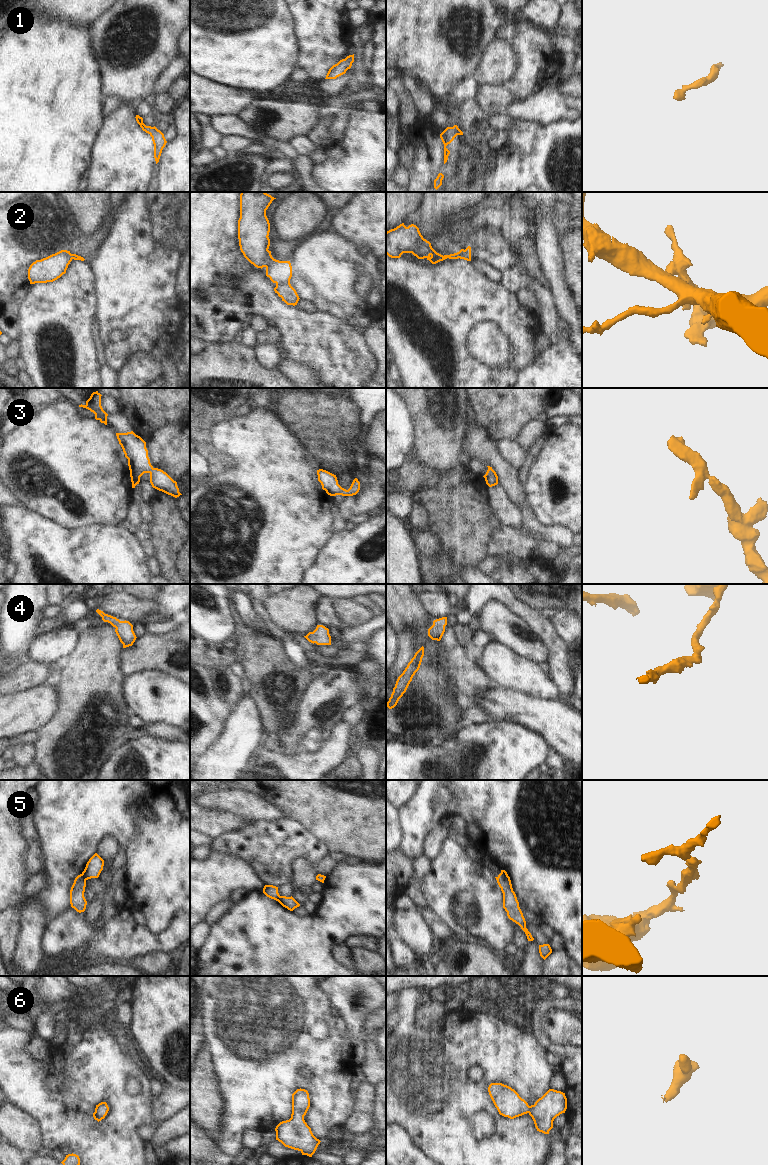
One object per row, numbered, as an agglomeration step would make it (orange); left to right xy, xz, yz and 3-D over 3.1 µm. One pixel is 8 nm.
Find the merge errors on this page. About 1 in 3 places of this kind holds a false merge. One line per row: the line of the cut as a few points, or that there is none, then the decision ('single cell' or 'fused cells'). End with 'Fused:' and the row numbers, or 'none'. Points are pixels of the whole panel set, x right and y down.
1: cut none; single cell
2: cut xz (268, 250), (268, 259), (265, 266); fused cells
3: cut none; single cell
4: cut none; single cell
5: cut xy (81, 874), (86, 879); fused cells
6: cut none; single cell
Fused: 2, 5

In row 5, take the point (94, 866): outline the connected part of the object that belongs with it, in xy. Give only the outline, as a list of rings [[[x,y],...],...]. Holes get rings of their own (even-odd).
[[[95,853],[87,862],[82,875],[86,878],[86,880],[98,878],[103,870],[103,866],[104,860],[97,853]]]

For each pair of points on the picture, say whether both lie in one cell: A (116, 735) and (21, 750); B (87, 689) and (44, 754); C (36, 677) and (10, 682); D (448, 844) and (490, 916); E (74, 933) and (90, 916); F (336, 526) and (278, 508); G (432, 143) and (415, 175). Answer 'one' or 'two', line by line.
A: two
B: one
C: one
D: one
E: two
F: two
G: one

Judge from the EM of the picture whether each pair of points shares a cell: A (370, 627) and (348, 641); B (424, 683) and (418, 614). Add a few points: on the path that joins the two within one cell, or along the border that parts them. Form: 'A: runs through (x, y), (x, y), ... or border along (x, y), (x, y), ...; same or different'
A: runs through (365, 631), (353, 636); same
B: runs through (430, 666), (430, 646), (422, 638), (421, 631); same

